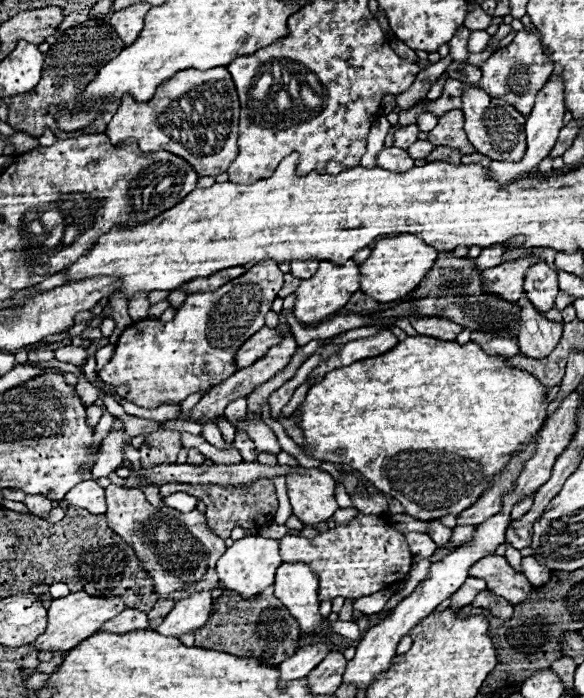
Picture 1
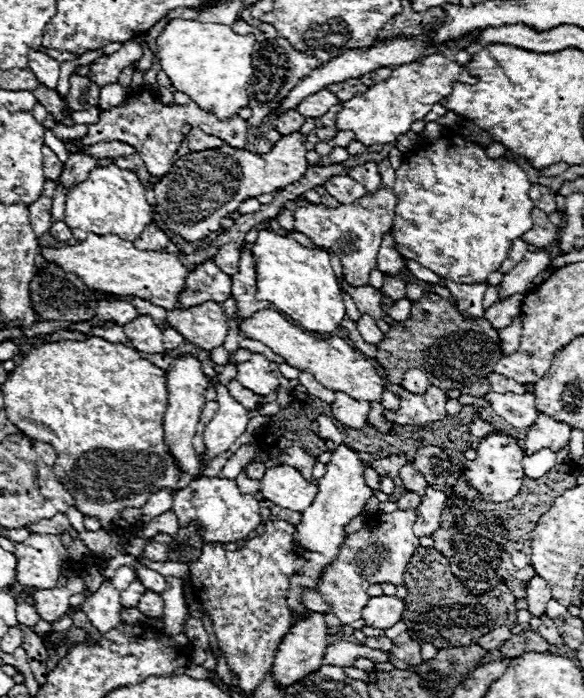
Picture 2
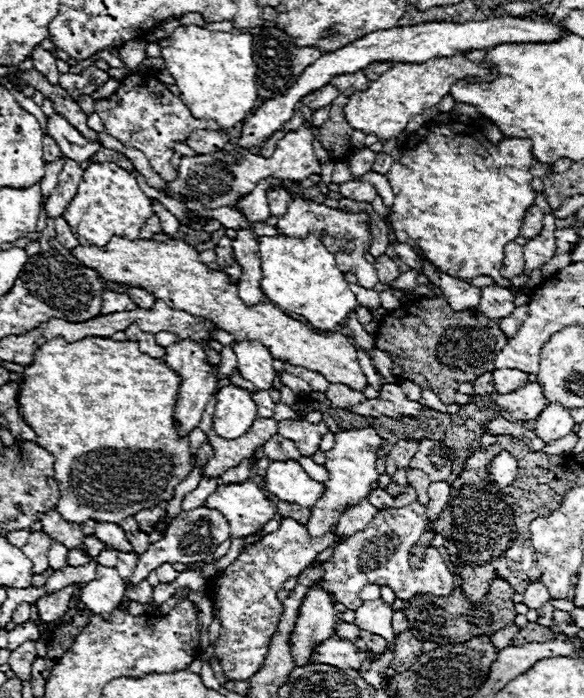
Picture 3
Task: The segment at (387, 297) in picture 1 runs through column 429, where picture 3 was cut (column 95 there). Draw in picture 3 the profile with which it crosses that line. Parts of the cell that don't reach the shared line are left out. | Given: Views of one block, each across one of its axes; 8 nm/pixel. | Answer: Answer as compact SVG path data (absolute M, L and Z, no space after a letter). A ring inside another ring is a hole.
M114 236L106 246L76 246L70 250L86 268L98 272L104 282L116 282L124 286L136 286L150 292L156 300L164 300L174 310L184 310L202 318L214 320L220 330L234 334L236 340L256 340L266 344L276 360L288 362L292 366L304 366L320 372L330 384L346 384L348 388L364 392L368 380L360 368L356 348L350 338L332 332L322 336L302 322L286 316L280 308L270 302L256 304L252 308L244 306L238 298L236 284L230 284L222 270L208 270L200 260L198 252L184 240L156 242L156 240L128 240Z

